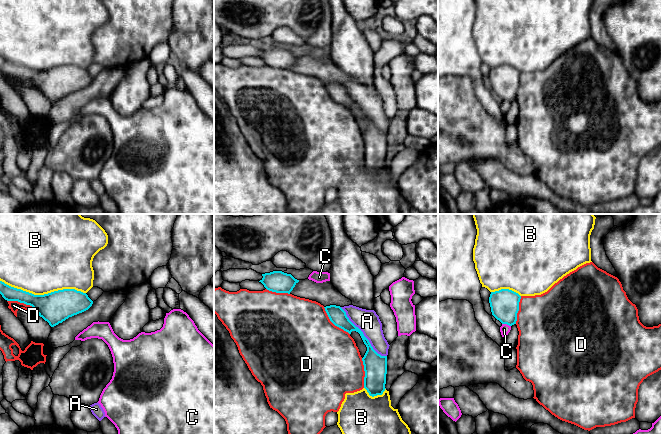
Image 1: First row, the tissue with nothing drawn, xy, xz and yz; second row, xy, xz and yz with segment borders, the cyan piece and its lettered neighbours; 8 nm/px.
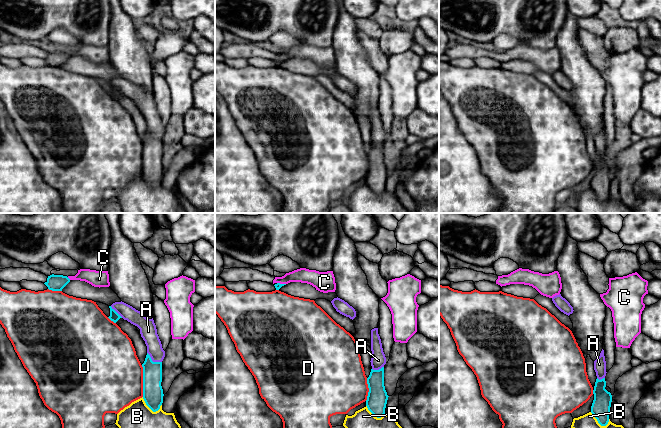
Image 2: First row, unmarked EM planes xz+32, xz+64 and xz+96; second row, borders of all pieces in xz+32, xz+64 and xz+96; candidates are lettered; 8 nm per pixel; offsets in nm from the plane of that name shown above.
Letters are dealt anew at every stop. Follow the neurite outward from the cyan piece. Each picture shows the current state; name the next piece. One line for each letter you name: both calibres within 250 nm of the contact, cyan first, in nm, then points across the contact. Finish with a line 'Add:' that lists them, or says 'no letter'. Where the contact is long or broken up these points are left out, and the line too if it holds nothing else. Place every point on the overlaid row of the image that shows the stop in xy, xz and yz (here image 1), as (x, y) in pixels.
Add: no letter

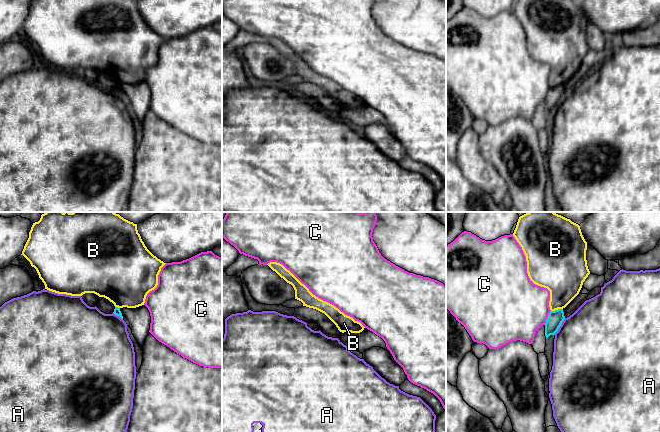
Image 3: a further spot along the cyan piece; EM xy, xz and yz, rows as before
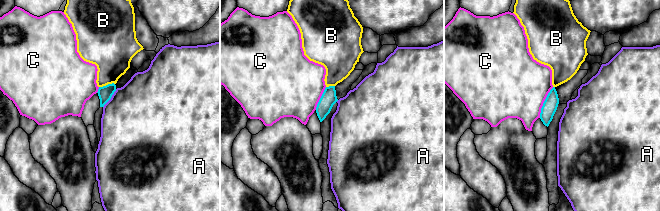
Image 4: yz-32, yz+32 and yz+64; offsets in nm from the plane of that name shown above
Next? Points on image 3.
Add: no letter

